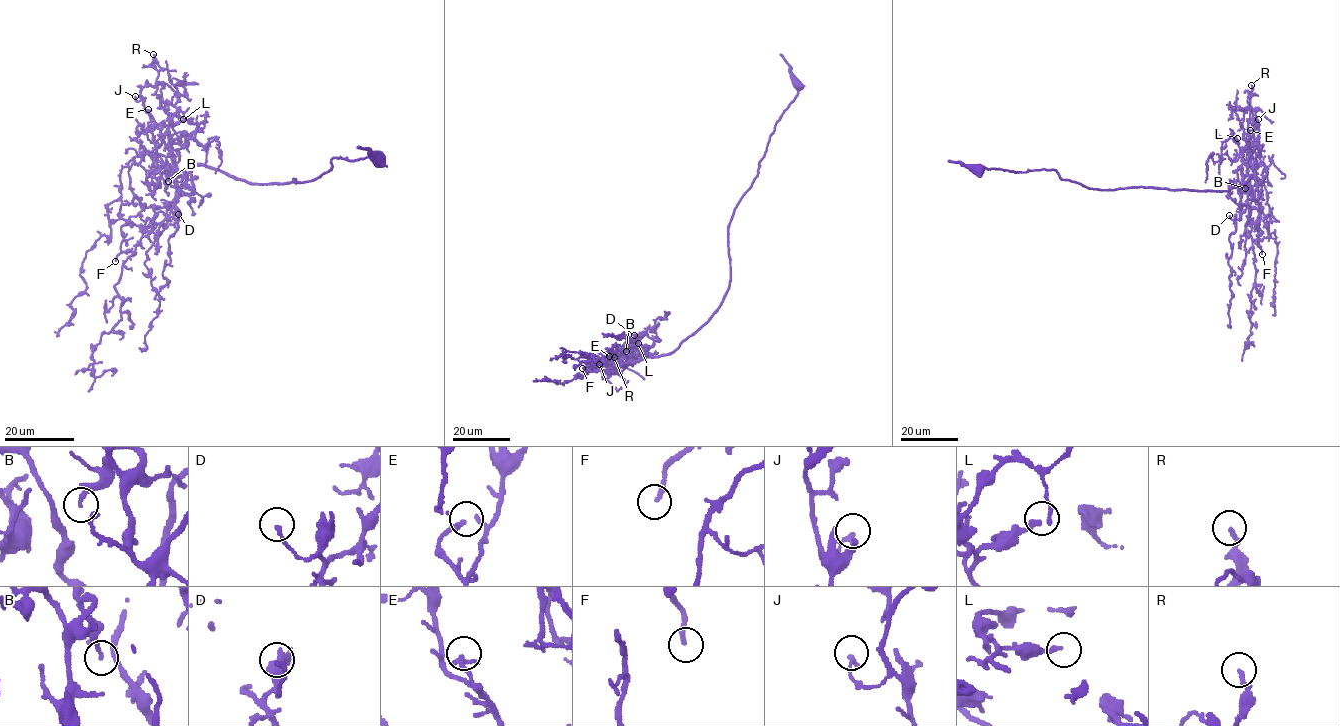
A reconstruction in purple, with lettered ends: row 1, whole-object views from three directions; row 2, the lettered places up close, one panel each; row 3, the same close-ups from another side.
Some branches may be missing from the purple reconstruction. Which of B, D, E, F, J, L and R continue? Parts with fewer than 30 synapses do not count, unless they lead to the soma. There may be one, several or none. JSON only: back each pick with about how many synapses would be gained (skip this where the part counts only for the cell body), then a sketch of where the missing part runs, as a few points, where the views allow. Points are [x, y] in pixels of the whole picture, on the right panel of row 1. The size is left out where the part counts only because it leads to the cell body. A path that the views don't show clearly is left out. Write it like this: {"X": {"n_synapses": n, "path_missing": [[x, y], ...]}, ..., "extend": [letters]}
{"F": {"n_synapses": 80, "path_missing": [[1262, 254], [1269, 271], [1264, 278], [1269, 291], [1261, 316], [1264, 328], [1261, 335]]}, "extend": ["F"]}

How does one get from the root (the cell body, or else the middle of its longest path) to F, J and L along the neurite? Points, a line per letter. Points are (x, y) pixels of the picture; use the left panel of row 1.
F: (377, 158), (332, 158), (317, 178), (286, 183), (196, 165), (193, 194), (121, 227), (115, 261)
J: (377, 158), (332, 158), (317, 178), (286, 183), (196, 165), (193, 193), (178, 195), (135, 96)
L: (377, 158), (286, 183), (196, 165), (193, 193), (178, 195), (172, 145), (197, 132), (179, 138), (183, 119)

